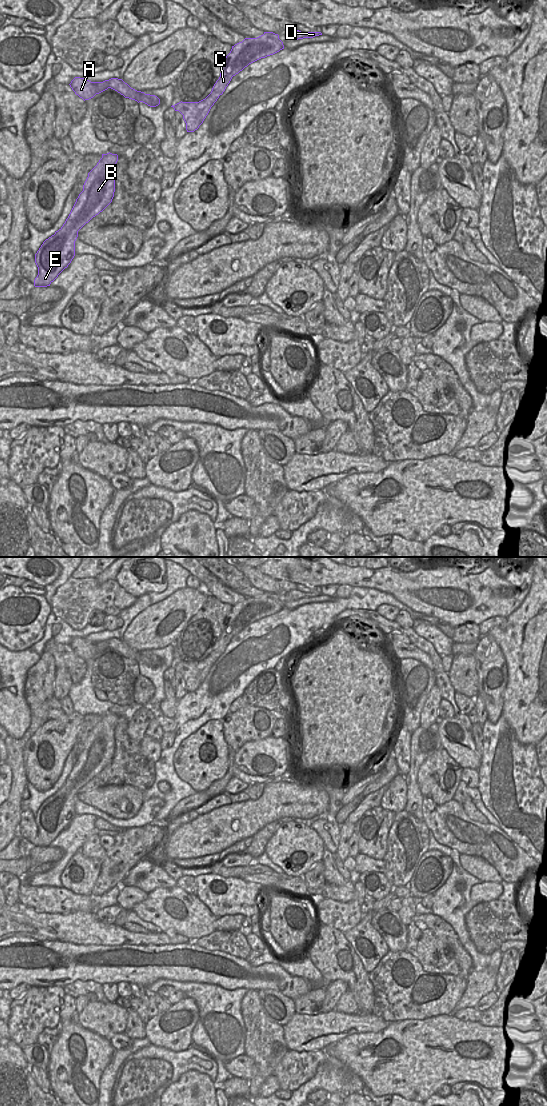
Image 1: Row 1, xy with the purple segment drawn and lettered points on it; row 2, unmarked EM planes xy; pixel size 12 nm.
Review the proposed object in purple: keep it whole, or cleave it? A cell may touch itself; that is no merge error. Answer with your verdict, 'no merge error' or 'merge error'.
no merge error

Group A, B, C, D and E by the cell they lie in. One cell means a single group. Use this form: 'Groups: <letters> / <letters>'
Groups: A B C D E.

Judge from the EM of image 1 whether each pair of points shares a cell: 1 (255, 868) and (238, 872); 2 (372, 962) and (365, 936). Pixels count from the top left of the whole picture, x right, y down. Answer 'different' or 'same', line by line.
1: same
2: same

